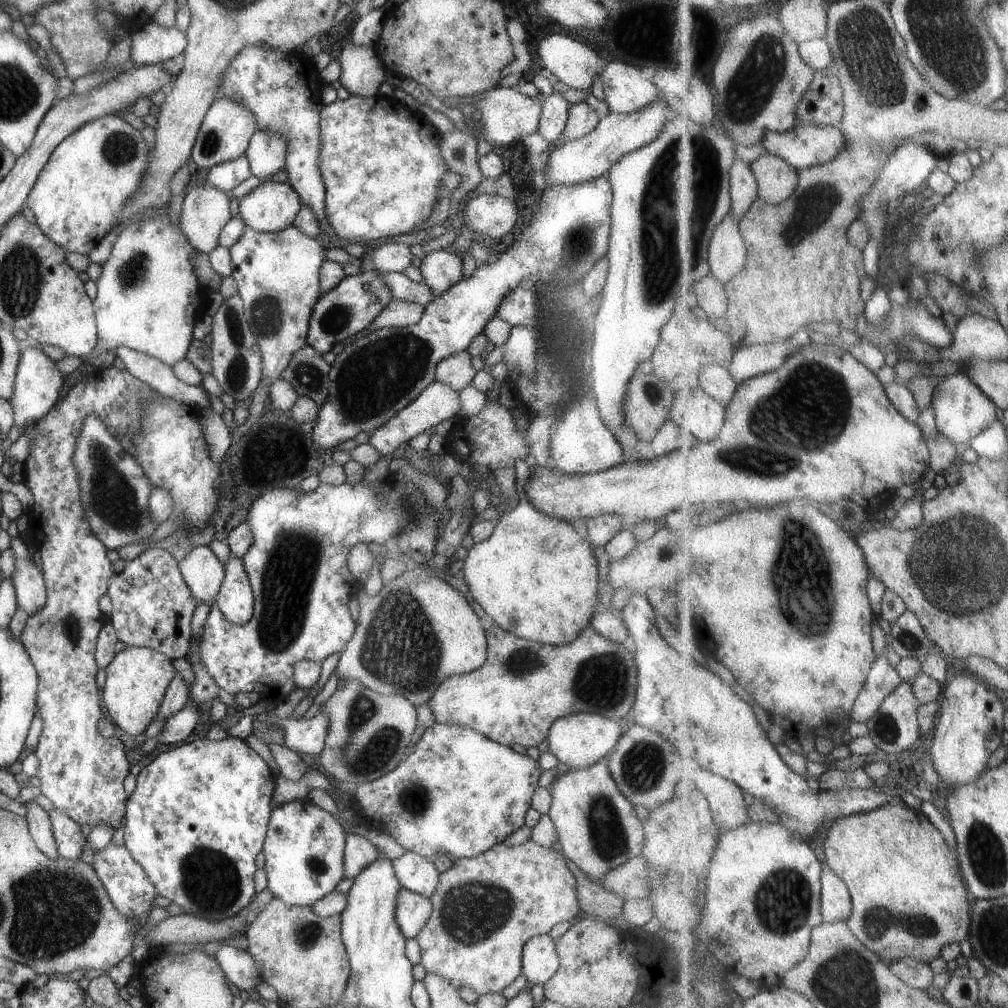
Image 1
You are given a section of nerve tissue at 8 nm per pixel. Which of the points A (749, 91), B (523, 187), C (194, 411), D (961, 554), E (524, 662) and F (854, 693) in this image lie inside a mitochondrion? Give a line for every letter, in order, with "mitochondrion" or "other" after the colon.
A: mitochondrion
B: other
C: other
D: mitochondrion
E: mitochondrion
F: other

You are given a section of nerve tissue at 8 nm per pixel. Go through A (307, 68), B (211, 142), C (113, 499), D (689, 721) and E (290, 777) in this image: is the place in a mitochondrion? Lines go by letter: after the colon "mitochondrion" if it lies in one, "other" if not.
A: other
B: mitochondrion
C: mitochondrion
D: other
E: other

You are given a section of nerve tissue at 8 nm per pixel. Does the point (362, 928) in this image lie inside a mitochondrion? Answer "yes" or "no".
no

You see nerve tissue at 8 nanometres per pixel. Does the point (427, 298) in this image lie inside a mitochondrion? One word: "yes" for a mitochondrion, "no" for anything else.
no

